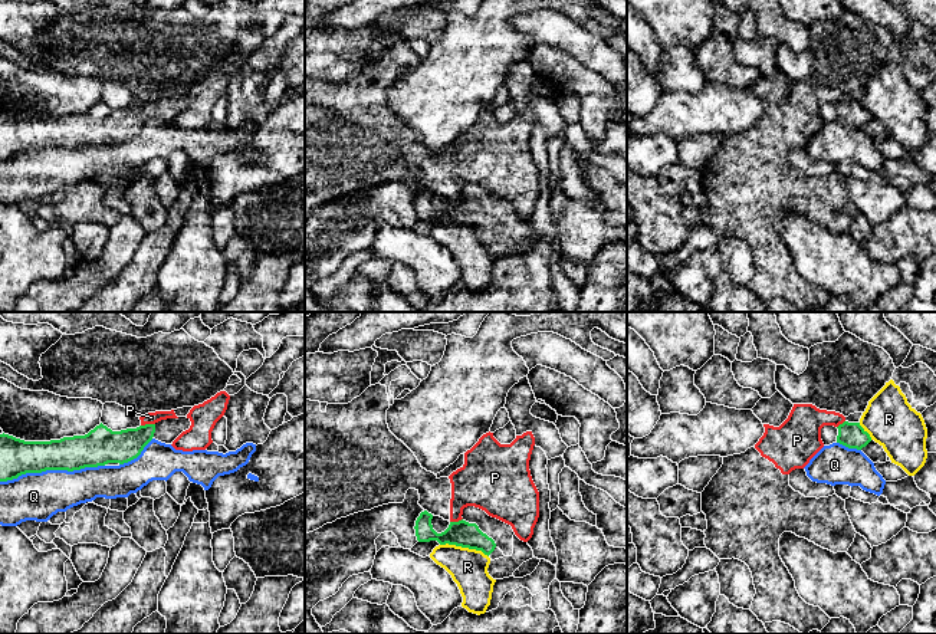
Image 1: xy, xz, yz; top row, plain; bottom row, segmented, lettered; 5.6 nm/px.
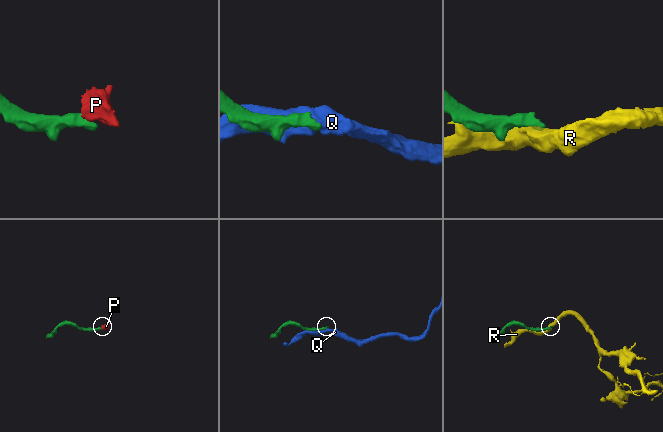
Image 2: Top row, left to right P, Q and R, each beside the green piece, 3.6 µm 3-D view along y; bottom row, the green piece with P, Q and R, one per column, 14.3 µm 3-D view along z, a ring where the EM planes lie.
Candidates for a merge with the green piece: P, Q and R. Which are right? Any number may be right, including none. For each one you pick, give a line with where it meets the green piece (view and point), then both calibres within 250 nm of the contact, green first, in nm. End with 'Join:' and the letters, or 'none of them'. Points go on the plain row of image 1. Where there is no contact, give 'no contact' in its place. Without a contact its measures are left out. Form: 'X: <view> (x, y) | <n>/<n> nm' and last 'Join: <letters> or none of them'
Join: none of them

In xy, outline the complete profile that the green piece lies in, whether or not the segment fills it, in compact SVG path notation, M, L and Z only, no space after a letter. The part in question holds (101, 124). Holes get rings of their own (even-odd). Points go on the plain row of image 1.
M102 101L85 114L24 119L0 112L0 160L46 148L81 148L137 137L152 118L155 102L112 109Z

